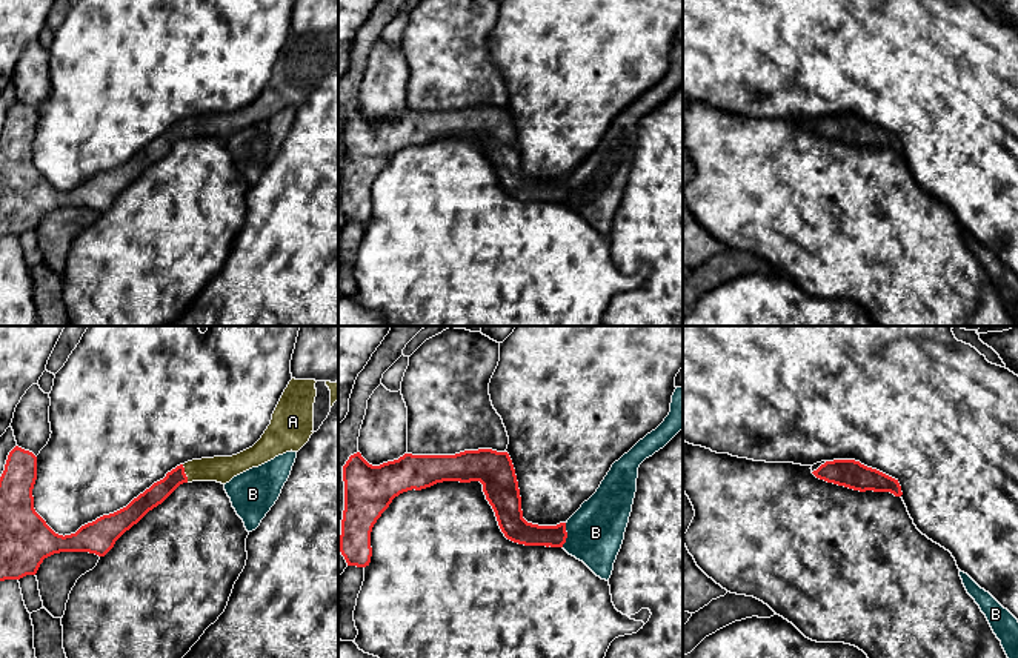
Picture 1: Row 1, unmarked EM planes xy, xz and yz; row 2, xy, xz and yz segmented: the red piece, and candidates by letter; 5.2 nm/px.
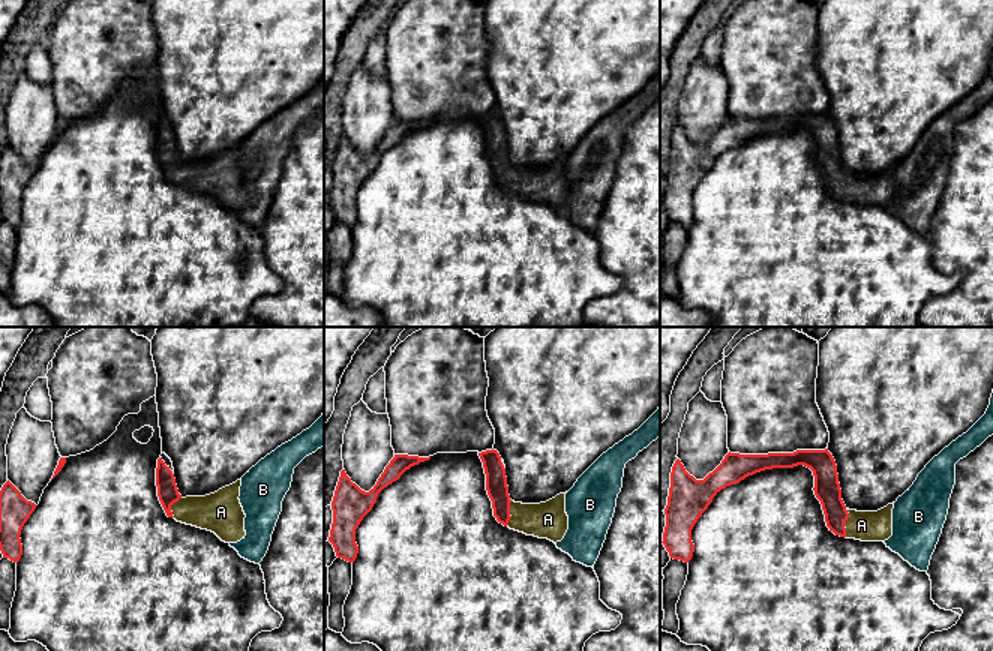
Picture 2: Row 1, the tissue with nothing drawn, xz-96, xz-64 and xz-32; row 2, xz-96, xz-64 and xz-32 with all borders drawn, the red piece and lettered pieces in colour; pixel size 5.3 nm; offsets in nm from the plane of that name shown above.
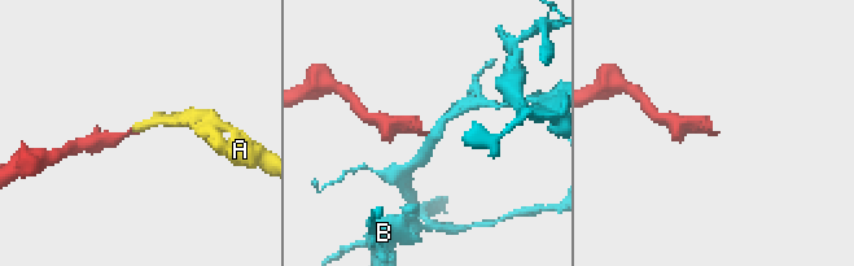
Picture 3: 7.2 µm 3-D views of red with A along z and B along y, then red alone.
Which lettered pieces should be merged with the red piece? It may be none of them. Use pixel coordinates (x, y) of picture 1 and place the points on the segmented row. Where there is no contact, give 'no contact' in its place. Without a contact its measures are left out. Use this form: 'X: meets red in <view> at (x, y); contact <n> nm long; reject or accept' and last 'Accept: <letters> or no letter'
A: meets red in xy at (185, 474); contact 100 nm long; accept
B: meets red in xz at (566, 535); contact 130 nm long; reject
Accept: A

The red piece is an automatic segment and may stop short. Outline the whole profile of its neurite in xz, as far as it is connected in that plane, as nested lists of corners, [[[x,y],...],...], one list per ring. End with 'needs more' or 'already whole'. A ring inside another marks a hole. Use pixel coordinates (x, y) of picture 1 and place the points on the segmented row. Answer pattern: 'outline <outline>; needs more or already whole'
outline [[[492,449],[464,450],[455,455],[412,455],[380,466],[369,464],[360,452],[349,457],[343,466],[344,510],[341,520],[340,552],[348,566],[366,567],[371,563],[371,532],[392,500],[408,490],[421,490],[443,481],[480,481],[486,500],[492,506],[504,537],[524,546],[563,547],[567,538],[566,523],[538,526],[523,518],[521,497],[512,460],[507,452]]]; already whole

